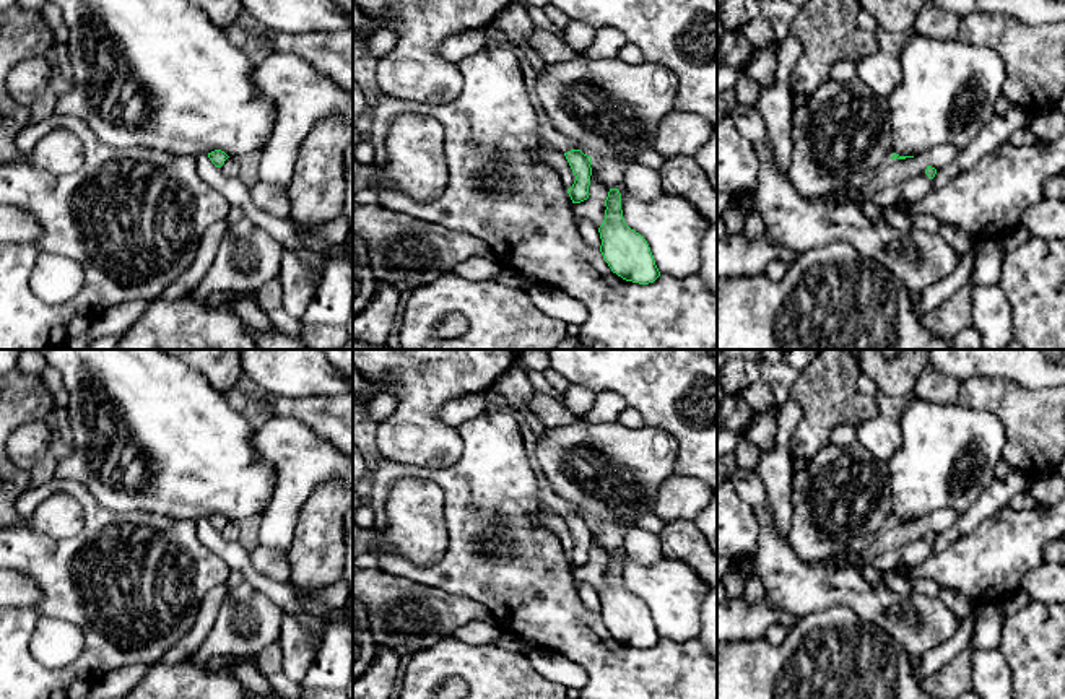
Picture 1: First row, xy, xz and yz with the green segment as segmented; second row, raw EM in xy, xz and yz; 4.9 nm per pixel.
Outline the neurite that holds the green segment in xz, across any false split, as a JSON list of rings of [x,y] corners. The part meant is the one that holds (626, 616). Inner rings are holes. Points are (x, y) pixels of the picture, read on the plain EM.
[[[610,553],[605,571],[605,584],[598,592],[603,624],[626,645],[654,647],[660,636],[644,600],[624,587],[618,553]]]

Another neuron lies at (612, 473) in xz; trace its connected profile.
[[[587,419],[545,428],[535,447],[535,457],[558,496],[587,514],[590,522],[624,528],[637,515],[654,514],[655,494],[673,476],[676,454],[678,444],[667,431],[646,426],[631,429],[618,421],[593,424]]]

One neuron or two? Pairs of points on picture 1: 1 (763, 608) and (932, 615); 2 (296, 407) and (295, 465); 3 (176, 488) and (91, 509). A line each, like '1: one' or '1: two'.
1: two
2: two
3: two

